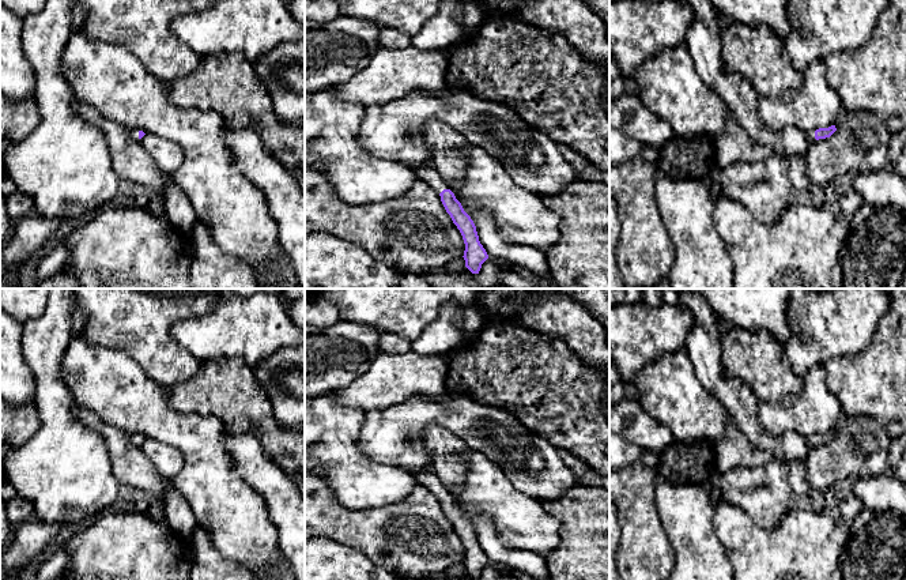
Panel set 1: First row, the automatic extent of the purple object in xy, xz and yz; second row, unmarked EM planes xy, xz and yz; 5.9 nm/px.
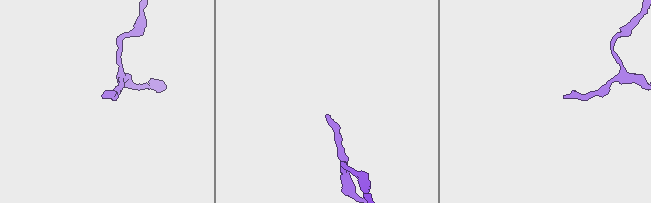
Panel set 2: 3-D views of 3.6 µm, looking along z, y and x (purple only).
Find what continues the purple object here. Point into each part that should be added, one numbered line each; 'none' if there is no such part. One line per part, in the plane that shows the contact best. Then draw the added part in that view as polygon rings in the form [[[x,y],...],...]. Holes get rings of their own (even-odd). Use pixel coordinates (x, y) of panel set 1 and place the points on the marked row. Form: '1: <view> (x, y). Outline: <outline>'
1: xz (426, 172). Outline: [[[418,163],[415,172],[418,180],[427,182],[438,193],[441,193],[443,189],[449,189],[448,184],[431,163]]]

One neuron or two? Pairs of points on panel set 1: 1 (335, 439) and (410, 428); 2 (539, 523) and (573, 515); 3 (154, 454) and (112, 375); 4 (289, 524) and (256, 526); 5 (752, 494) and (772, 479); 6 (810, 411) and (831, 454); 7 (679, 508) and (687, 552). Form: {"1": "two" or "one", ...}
{"1": "two", "2": "two", "3": "two", "4": "two", "5": "one", "6": "two", "7": "one"}

